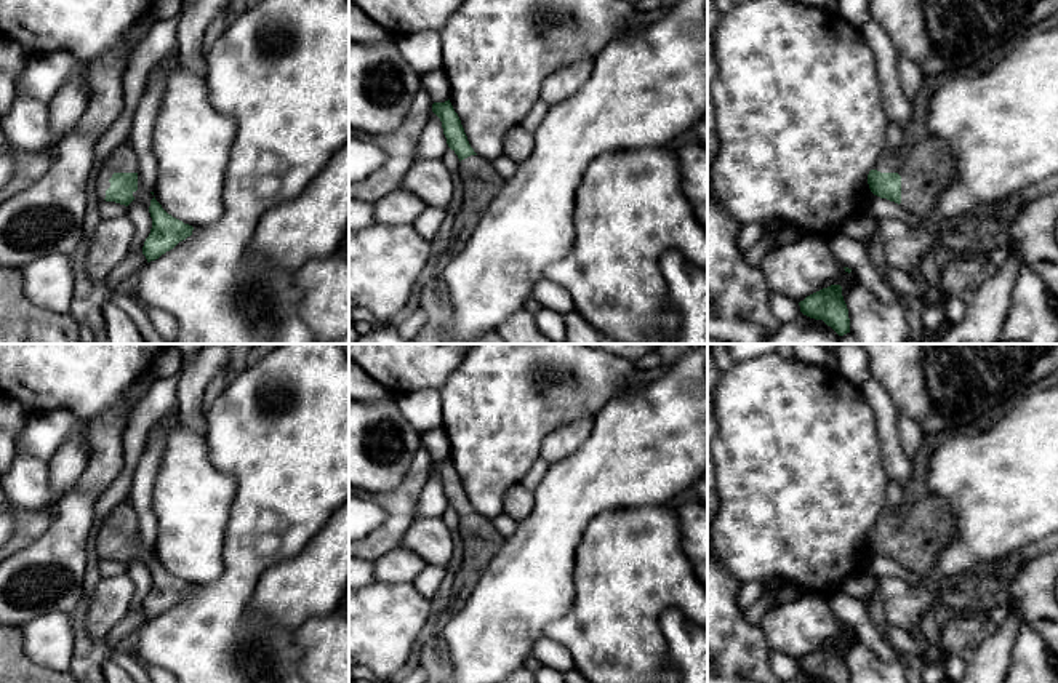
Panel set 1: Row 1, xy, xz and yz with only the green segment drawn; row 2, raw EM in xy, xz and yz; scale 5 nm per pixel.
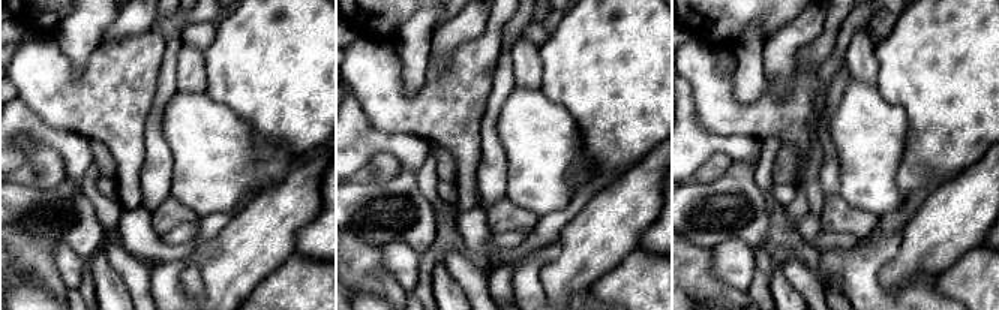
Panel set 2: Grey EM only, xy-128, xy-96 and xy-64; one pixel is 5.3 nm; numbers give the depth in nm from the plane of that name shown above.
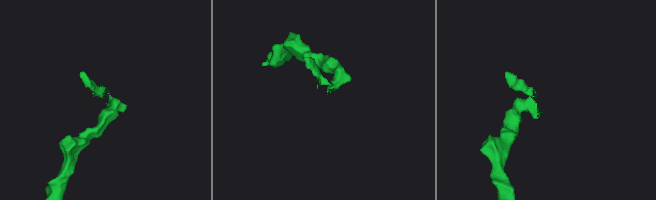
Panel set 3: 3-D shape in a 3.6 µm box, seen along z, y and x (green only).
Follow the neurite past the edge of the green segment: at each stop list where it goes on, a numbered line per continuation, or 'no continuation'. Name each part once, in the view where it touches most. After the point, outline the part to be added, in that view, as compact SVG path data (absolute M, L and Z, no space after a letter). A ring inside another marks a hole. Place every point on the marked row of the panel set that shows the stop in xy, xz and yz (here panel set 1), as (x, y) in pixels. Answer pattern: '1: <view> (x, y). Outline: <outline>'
1: yz (925, 168). Outline: M930 136L900 149L885 149L874 165L880 173L901 176L901 206L920 219L932 214L935 198L954 171L954 154L946 141Z

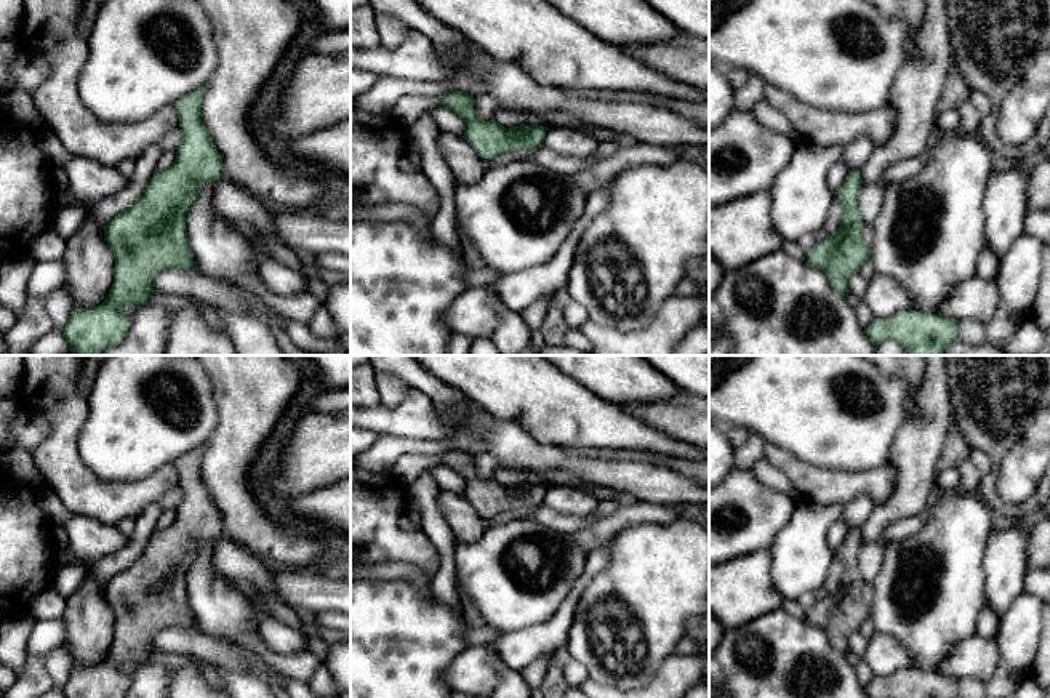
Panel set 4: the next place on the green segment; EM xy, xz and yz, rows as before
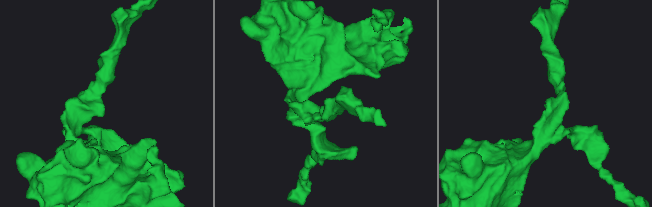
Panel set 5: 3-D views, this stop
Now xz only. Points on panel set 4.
no continuation

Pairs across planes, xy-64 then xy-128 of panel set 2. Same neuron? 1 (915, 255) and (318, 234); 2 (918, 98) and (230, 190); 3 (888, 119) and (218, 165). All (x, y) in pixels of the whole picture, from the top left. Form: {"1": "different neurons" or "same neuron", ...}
{"1": "different neurons", "2": "different neurons", "3": "same neuron"}

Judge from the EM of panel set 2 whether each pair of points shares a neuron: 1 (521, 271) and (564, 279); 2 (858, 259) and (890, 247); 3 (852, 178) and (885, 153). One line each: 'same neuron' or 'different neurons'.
1: different neurons
2: same neuron
3: same neuron

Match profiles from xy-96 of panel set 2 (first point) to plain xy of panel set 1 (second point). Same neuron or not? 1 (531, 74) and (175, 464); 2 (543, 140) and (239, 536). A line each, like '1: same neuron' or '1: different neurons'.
1: different neurons
2: different neurons

